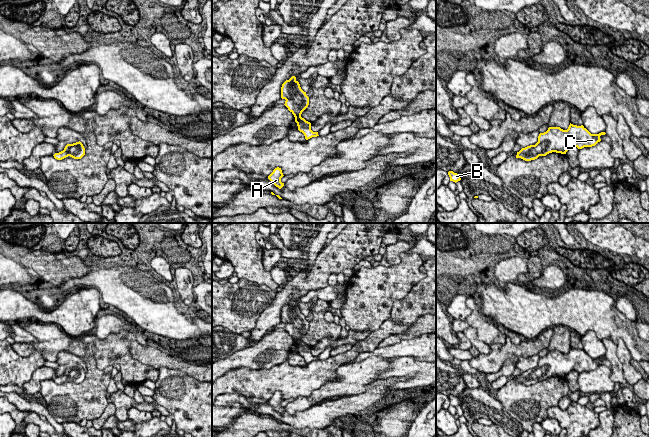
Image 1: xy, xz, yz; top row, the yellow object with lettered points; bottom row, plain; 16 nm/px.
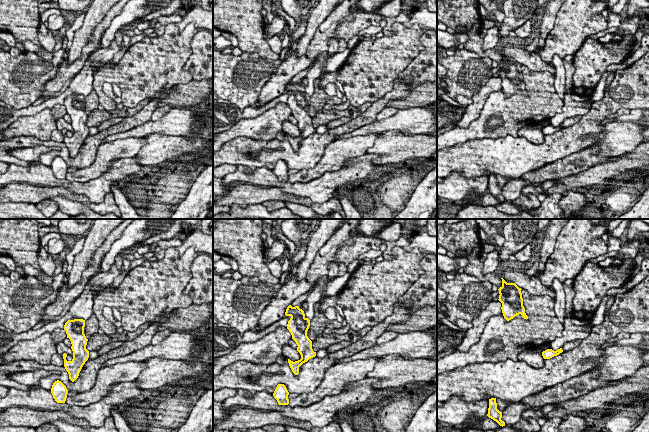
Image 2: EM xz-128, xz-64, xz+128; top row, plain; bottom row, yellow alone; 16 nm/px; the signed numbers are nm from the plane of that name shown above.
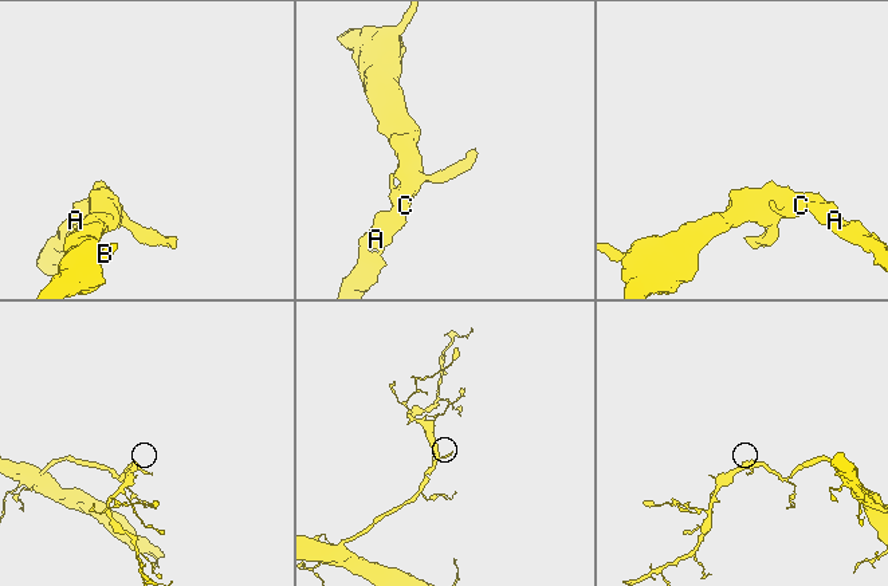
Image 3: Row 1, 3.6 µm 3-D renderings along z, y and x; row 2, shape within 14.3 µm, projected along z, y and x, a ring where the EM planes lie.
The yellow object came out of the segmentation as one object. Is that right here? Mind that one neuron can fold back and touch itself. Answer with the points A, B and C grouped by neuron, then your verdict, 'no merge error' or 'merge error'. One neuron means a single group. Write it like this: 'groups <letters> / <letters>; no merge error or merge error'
groups A B C; no merge error

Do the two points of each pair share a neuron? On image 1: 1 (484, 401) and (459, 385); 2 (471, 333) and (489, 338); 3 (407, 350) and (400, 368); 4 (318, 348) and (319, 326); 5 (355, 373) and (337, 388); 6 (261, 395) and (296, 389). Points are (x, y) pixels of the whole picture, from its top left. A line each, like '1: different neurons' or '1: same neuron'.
1: different neurons
2: different neurons
3: different neurons
4: different neurons
5: same neuron
6: same neuron

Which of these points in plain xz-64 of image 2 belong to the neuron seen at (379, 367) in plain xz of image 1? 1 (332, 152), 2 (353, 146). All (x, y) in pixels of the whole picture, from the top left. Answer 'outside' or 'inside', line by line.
1: inside
2: inside

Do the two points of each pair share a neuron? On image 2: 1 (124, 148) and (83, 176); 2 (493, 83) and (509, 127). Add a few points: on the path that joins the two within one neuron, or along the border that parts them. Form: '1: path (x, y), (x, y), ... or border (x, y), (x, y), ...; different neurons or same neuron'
1: path (114, 150), (93, 171); same neuron
2: border (502, 89), (490, 94), (482, 110); different neurons

